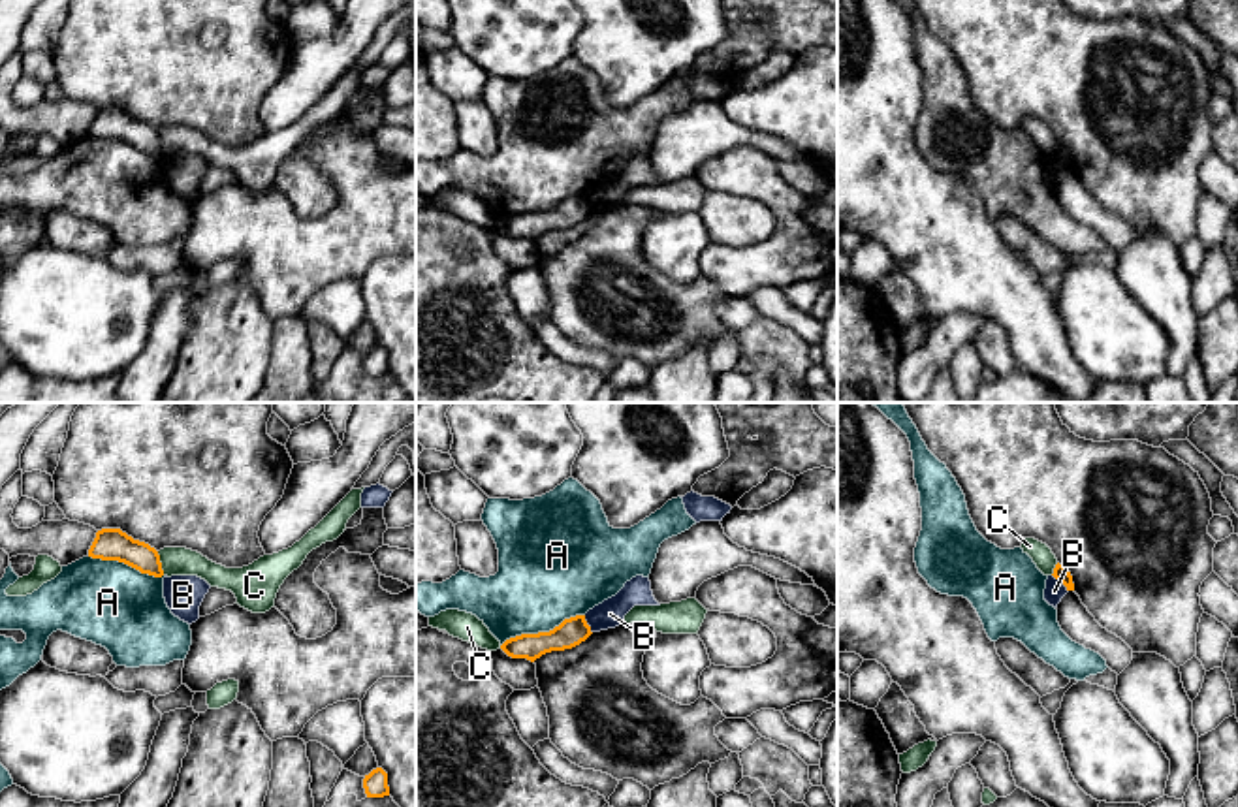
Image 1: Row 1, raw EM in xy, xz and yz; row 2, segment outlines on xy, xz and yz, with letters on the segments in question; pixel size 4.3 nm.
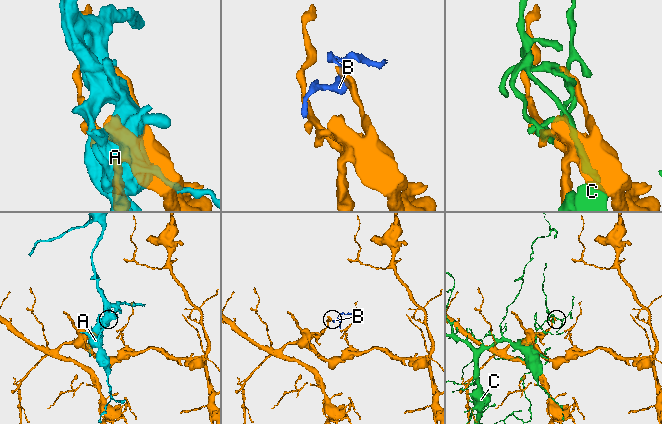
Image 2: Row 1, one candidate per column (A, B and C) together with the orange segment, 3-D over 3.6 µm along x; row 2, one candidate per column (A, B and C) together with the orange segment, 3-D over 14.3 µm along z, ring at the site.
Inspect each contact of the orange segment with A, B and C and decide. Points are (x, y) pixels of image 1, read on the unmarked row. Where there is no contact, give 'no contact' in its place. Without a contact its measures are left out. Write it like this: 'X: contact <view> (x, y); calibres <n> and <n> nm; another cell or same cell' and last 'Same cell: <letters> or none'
A: contact xz (542, 211); calibres 120 and 420 nm; another cell
B: contact yz (1062, 160); calibres 60 and 90 nm; another cell
C: contact xy (160, 142); calibres 140 and 130 nm; another cell
Same cell: none

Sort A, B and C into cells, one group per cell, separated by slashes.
A / B / C

